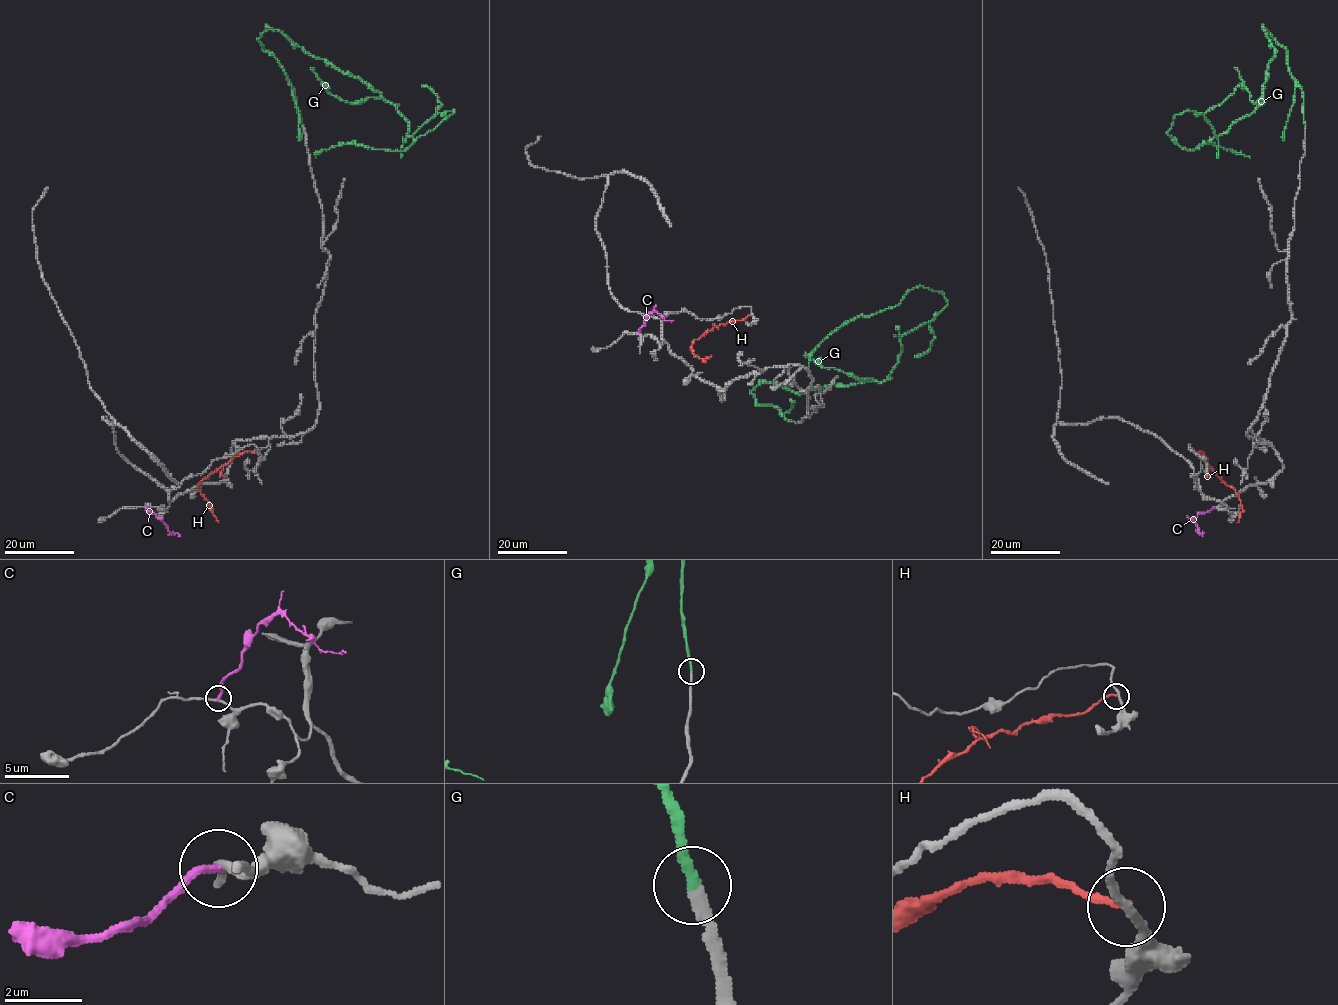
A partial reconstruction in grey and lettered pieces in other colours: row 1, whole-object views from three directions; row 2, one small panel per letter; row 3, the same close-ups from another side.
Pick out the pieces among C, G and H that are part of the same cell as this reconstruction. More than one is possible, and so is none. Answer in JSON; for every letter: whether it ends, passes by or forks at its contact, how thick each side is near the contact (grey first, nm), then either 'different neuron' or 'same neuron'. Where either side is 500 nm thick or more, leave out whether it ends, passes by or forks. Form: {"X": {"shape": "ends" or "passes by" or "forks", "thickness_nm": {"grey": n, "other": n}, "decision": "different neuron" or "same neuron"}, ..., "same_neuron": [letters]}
{"C": {"shape": "ends", "thickness_nm": {"grey": 190, "other": 200}, "decision": "different neuron"}, "G": {"shape": "ends", "thickness_nm": {"grey": 240, "other": 240}, "decision": "same neuron"}, "H": {"shape": "ends", "thickness_nm": {"grey": 190, "other": 200}, "decision": "different neuron"}, "same_neuron": ["G"]}

